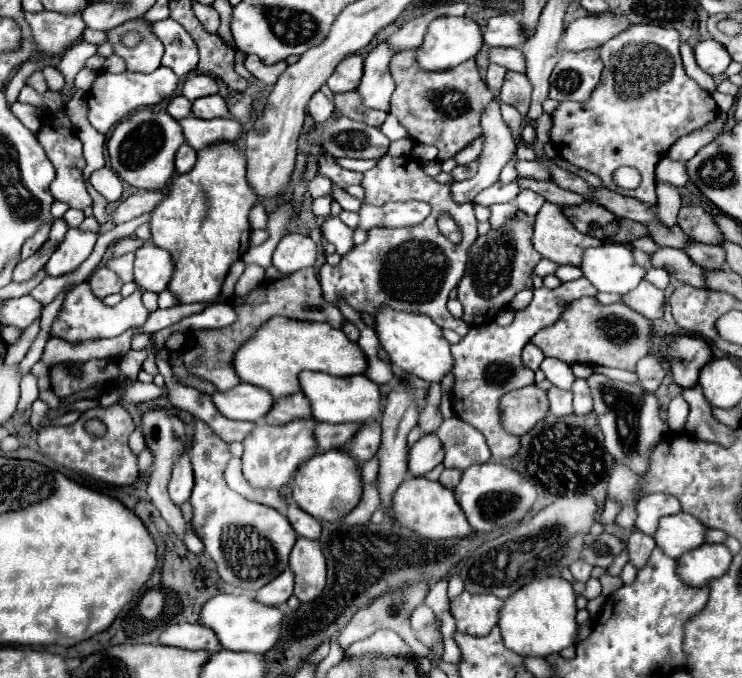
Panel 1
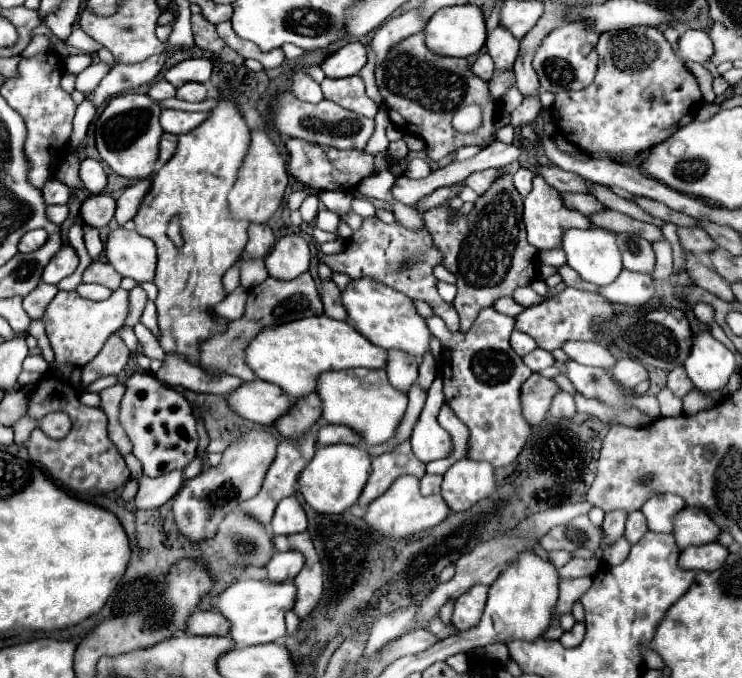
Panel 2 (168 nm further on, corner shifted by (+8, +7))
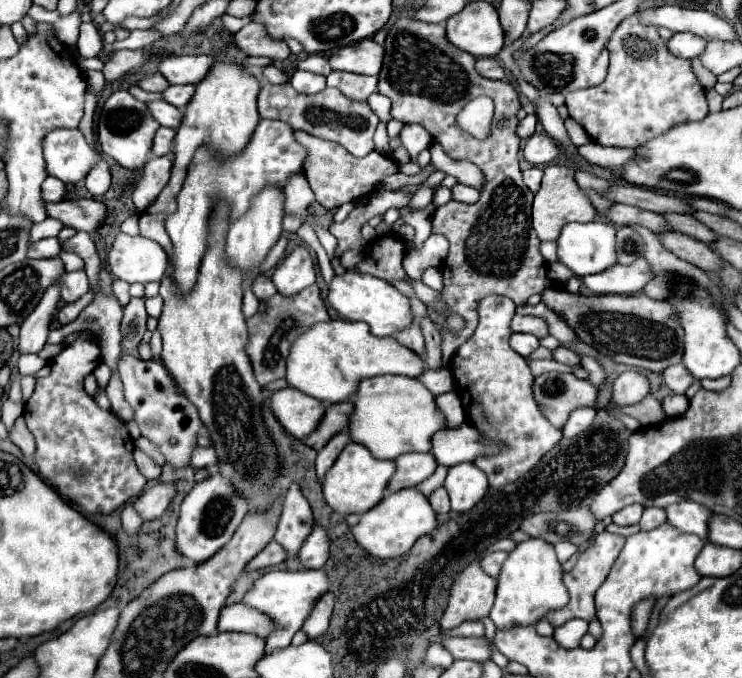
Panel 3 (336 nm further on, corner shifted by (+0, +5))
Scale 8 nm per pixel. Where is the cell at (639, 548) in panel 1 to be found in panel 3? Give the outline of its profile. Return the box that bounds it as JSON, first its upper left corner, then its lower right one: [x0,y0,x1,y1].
[640,508,666,530]

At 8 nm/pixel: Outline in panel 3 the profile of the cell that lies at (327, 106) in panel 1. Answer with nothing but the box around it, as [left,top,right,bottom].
[290,70,326,94]

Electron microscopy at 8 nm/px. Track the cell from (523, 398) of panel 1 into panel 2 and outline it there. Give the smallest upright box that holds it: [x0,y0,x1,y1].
[522,374,560,426]

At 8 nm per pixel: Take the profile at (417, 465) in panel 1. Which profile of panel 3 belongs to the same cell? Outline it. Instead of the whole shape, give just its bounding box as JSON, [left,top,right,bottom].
[432,424,494,466]

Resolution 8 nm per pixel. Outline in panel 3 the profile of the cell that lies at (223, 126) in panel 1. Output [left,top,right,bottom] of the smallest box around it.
[148,100,184,130]

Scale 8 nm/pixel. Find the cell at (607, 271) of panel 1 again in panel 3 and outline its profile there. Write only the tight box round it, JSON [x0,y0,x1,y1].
[558,220,618,278]

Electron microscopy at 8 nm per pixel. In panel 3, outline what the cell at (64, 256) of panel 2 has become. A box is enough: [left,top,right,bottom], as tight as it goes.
[58,270,90,304]

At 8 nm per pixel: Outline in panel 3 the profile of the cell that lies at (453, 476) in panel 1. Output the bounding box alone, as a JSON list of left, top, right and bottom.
[430,488,450,514]

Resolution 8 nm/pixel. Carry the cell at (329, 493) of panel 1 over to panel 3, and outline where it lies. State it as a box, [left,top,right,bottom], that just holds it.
[322,440,394,516]

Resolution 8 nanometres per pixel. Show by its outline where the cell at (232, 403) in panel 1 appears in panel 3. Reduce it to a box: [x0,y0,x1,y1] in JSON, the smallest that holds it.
[270,388,326,438]

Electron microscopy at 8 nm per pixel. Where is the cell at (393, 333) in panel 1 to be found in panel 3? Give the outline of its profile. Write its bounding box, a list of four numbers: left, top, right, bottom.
[328,270,414,338]

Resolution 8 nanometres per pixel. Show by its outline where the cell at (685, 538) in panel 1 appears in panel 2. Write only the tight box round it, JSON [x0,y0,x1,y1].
[674,508,720,550]

